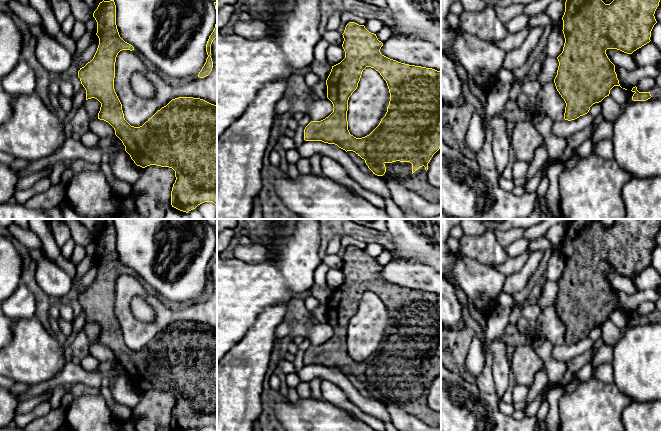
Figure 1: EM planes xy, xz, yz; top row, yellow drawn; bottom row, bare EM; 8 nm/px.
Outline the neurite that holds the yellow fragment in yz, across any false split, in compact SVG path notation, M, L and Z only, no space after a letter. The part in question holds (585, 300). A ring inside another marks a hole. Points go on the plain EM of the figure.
M573 219L566 224L562 241L565 267L562 277L557 281L559 290L554 303L557 315L566 327L565 344L575 344L587 338L593 328L609 320L614 310L620 310L615 289L608 282L606 274L617 273L632 278L649 267L651 255L657 247L654 238L660 224L661 219L615 219L610 228L605 228L600 219Z

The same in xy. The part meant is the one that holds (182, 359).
M114 224L102 225L99 227L97 233L93 237L93 241L97 246L97 257L99 262L99 269L93 283L88 286L84 291L78 295L78 301L80 302L81 308L86 314L86 324L95 322L101 327L100 335L98 337L98 343L108 346L115 354L115 359L122 365L125 370L125 375L130 379L131 383L137 390L145 392L150 389L157 389L161 391L169 391L175 395L175 407L173 408L171 415L171 429L172 431L197 431L204 426L213 426L217 430L217 329L211 328L200 322L193 321L178 321L172 323L166 330L158 334L151 342L149 342L142 350L134 351L131 350L124 342L122 334L122 328L114 313L114 302L115 302L115 286L118 277L122 274L134 274L134 271L125 266L119 259L116 249L116 229Z

